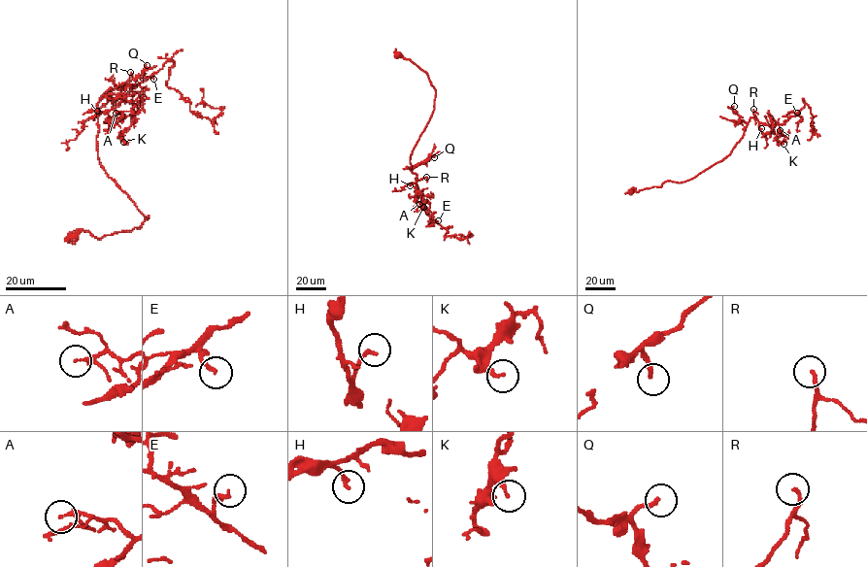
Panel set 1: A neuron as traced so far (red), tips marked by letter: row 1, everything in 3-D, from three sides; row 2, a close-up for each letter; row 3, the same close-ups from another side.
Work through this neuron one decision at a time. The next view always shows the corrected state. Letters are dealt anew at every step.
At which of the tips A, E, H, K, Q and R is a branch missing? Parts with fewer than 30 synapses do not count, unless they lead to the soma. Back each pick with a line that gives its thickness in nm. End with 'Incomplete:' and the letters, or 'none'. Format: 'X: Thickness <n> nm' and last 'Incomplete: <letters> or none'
R: Thickness 160 nm
Incomplete: R

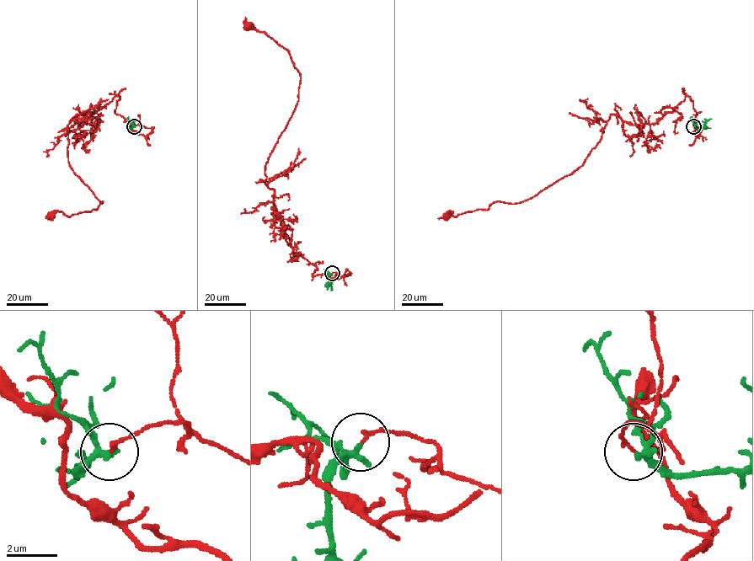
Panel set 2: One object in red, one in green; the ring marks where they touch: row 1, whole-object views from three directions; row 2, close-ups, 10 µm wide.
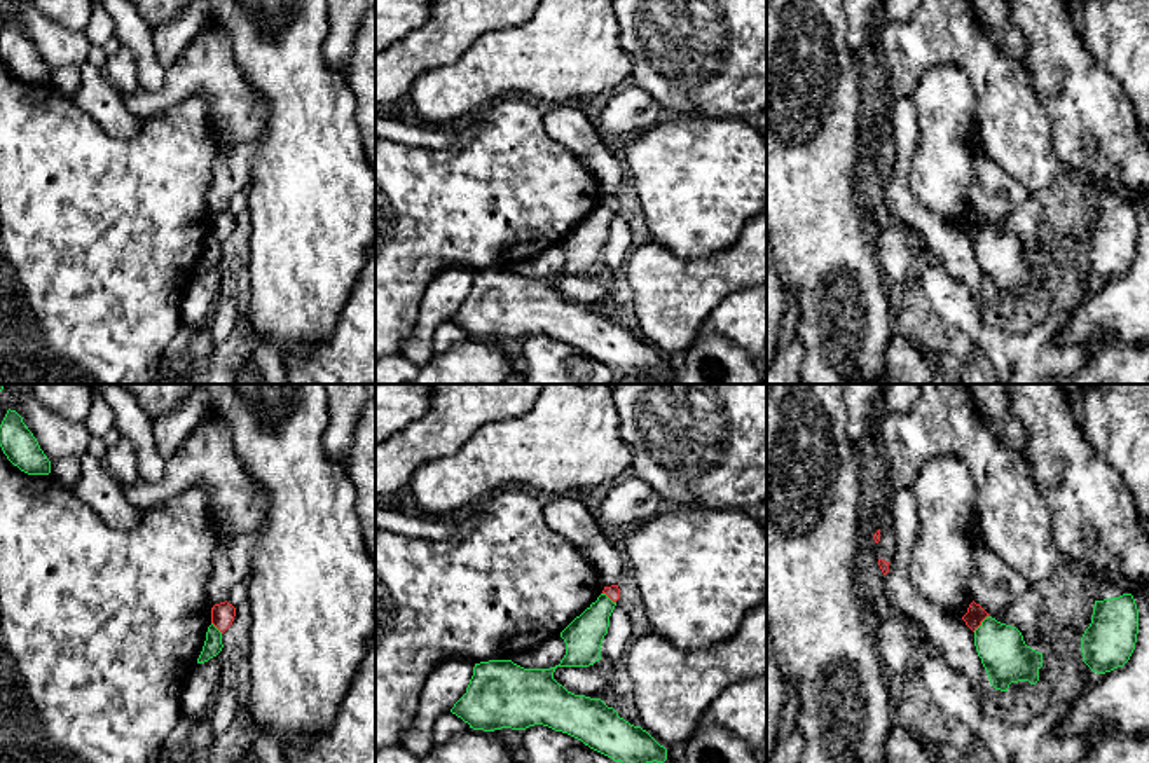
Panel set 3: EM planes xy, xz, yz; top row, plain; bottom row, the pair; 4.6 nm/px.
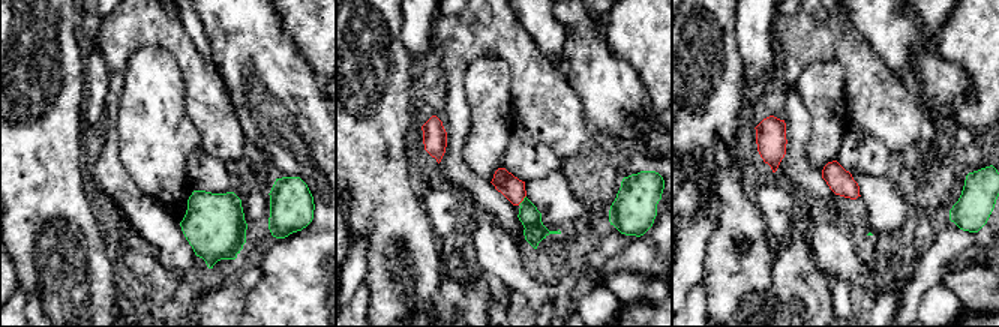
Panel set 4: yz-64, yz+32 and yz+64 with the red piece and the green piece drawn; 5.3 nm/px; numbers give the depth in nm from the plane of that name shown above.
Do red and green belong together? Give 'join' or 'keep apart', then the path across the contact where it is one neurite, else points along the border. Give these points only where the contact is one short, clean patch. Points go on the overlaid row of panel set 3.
keep apart

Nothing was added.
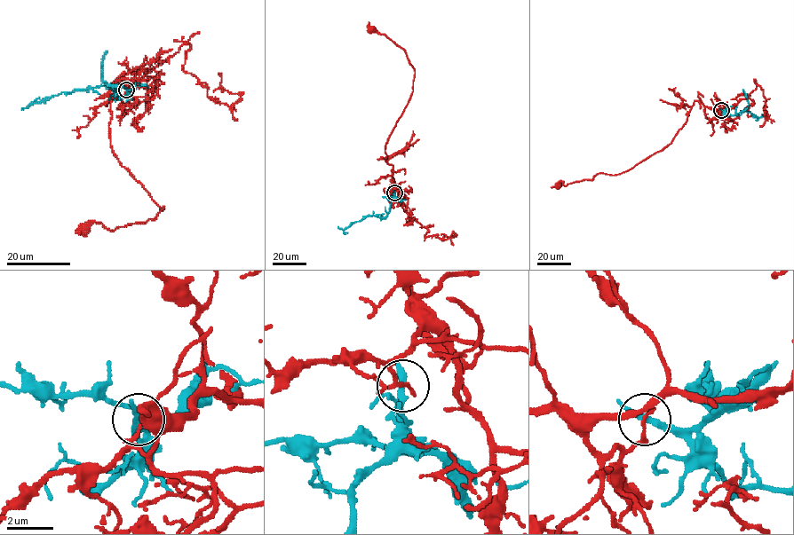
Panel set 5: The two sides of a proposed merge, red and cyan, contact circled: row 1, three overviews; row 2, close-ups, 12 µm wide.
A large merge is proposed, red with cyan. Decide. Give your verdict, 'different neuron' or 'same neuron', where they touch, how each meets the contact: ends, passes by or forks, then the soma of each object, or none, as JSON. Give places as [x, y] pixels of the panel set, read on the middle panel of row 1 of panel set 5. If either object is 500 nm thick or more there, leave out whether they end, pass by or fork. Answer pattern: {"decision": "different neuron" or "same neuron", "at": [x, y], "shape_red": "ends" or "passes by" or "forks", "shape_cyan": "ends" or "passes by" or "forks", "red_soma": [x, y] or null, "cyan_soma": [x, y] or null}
{"decision": "different neuron", "at": [394, 192], "shape_red": "passes by", "shape_cyan": "passes by", "red_soma": [371, 29], "cyan_soma": null}

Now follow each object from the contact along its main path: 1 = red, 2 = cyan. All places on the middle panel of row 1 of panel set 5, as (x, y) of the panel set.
1: (394, 192), (393, 166), (385, 161), (385, 149), (413, 91), (415, 69), (403, 50), (385, 35), (371, 29)
2: (394, 192), (385, 216), (367, 216), (343, 230), (347, 232)

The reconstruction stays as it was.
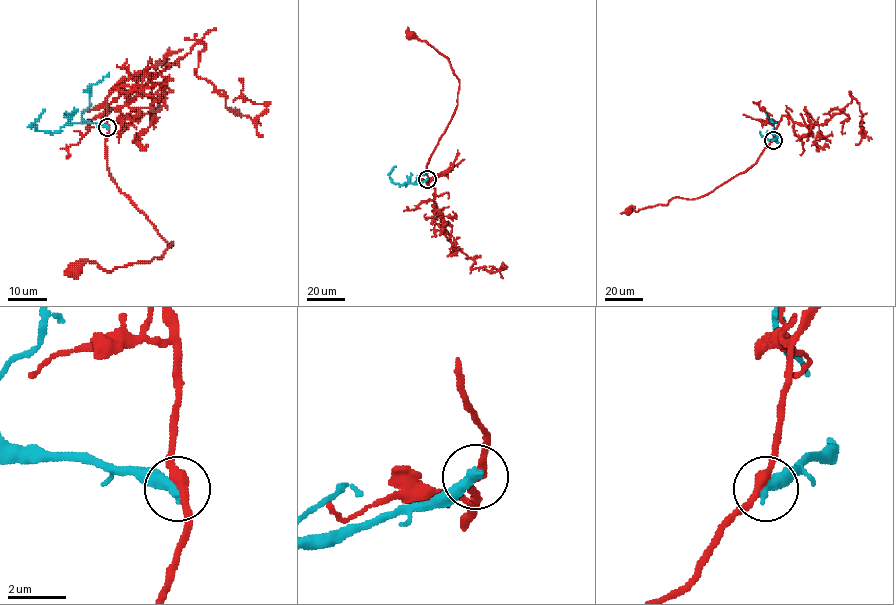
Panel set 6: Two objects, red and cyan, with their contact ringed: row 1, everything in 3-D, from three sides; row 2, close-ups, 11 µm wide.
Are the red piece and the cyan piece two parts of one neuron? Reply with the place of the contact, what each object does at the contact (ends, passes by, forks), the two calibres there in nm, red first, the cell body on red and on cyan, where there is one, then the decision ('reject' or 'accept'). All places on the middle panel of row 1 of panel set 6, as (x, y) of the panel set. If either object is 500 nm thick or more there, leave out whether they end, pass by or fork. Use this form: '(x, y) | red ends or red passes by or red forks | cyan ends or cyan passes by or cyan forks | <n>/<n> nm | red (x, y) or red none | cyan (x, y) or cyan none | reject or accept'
(427, 179) | red passes by | cyan ends | 280/440 nm | red (410, 35) | cyan none | reject

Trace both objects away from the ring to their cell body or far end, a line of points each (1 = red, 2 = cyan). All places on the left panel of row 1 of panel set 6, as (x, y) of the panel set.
1: (107, 127), (108, 173), (168, 247), (172, 244), (161, 258), (107, 271), (85, 261), (73, 271)
2: (107, 127), (84, 122), (66, 123), (58, 132), (49, 133), (32, 125), (32, 128), (30, 126), (44, 110)

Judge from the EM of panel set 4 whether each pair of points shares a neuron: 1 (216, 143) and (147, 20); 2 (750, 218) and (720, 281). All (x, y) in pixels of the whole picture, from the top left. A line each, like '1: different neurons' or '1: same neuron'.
1: same neuron
2: same neuron

